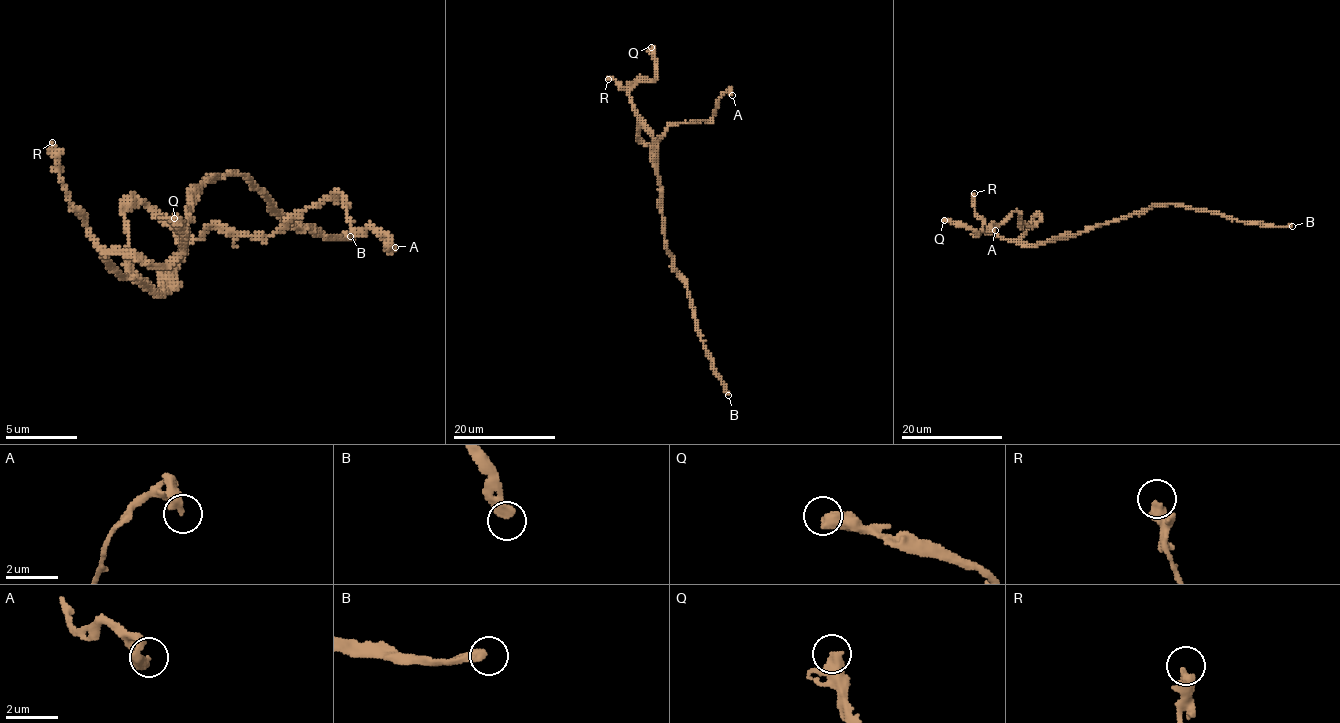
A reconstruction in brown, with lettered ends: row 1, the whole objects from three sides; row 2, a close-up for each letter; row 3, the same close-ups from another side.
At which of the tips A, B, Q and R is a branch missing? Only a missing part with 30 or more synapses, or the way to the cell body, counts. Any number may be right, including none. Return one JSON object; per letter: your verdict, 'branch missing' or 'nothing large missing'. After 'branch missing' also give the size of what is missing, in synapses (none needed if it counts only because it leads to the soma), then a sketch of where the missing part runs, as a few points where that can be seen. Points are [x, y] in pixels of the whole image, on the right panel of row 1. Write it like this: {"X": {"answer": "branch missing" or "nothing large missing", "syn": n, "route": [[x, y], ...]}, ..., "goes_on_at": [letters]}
{"A": {"answer": "nothing large missing"}, "B": {"answer": "nothing large missing"}, "Q": {"answer": "branch missing", "syn": 35}, "R": {"answer": "nothing large missing"}, "goes_on_at": ["Q"]}

